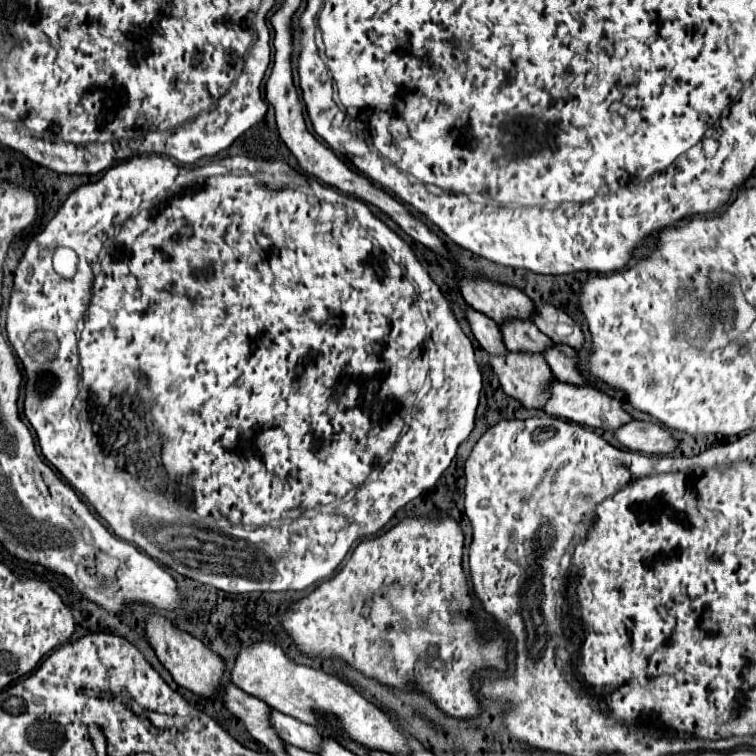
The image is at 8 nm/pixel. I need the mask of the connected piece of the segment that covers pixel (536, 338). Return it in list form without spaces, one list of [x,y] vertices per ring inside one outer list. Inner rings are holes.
[[[511,319],[499,325],[503,343],[509,351],[527,351],[527,353],[543,353],[547,345],[553,341],[543,335],[533,321],[523,321],[523,319]]]

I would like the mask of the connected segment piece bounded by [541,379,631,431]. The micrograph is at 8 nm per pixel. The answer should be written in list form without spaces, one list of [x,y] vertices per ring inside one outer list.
[[[549,381],[549,399],[547,403],[541,407],[541,411],[555,415],[555,417],[563,417],[569,419],[573,423],[579,425],[587,425],[587,427],[595,427],[595,429],[603,429],[603,431],[611,431],[617,429],[619,425],[631,421],[631,415],[623,411],[621,403],[615,401],[613,397],[609,397],[607,393],[601,393],[599,389],[593,387],[579,387],[579,385],[571,385],[571,383],[563,383],[563,381]]]

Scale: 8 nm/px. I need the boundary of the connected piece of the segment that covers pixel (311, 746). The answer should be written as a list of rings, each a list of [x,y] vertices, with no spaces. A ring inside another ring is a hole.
[[[273,709],[269,713],[269,721],[271,721],[271,727],[275,729],[275,733],[285,743],[291,743],[295,747],[317,753],[317,745],[321,741],[321,735],[315,731],[315,727],[311,727],[307,723],[301,723],[299,719],[287,717],[287,715],[283,715],[279,711],[273,711]]]

